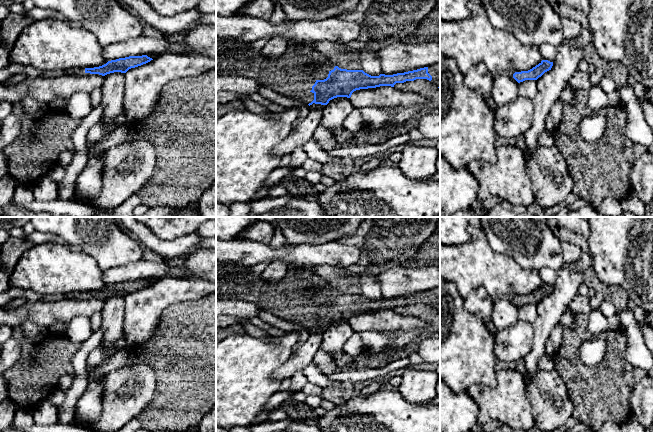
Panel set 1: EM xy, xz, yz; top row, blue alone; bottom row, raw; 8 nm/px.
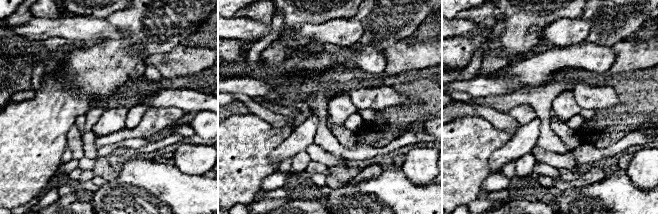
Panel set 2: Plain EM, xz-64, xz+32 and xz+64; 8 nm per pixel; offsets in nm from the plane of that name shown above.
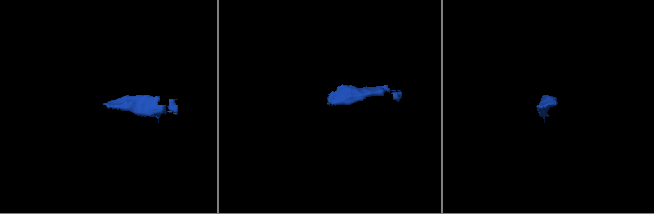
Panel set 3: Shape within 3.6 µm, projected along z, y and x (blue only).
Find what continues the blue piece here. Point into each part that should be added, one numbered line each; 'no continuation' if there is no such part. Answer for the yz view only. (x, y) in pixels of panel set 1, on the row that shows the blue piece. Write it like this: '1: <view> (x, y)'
no continuation

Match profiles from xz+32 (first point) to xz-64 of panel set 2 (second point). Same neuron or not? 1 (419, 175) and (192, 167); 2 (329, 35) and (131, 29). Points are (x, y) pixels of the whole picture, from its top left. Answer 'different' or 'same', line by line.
1: same
2: different

